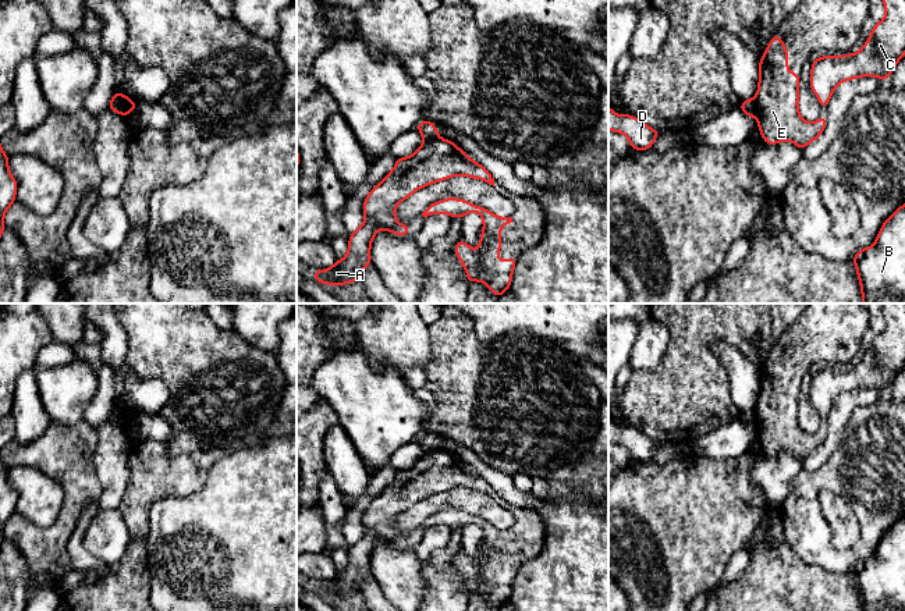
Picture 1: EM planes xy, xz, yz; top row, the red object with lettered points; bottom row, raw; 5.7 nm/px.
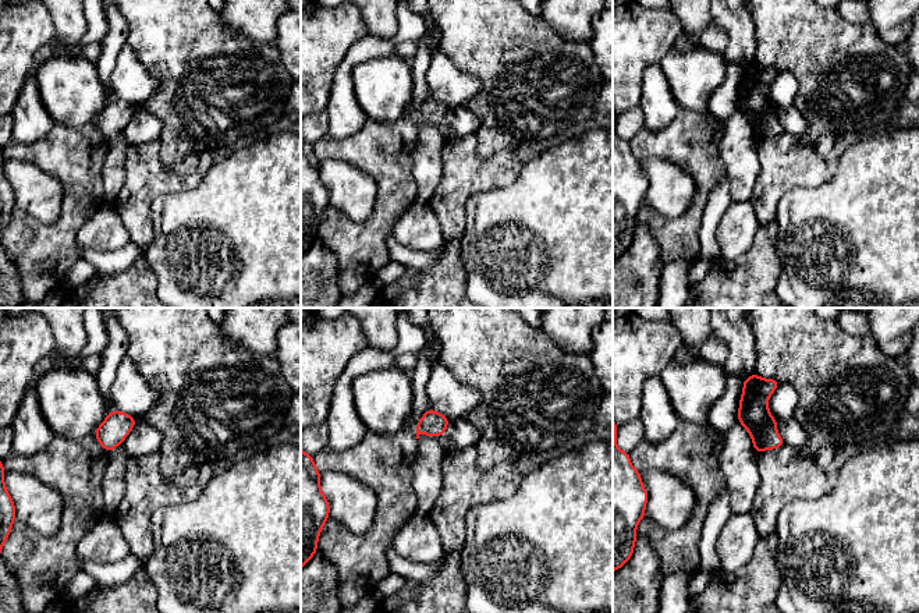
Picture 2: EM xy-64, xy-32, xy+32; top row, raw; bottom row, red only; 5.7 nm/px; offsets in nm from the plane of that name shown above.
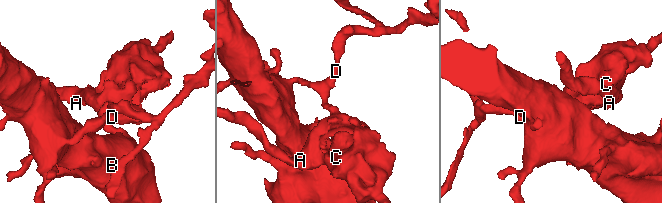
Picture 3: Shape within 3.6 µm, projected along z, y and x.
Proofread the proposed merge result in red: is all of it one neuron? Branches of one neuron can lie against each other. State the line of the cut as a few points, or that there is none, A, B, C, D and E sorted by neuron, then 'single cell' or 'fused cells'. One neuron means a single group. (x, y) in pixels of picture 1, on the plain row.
yz (753, 409), (756, 426) | A C E / B D | fused cells

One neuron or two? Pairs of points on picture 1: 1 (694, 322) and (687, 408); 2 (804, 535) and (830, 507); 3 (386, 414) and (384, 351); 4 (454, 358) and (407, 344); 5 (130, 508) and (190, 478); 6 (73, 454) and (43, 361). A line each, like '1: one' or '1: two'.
1: one
2: two
3: two
4: two
5: one
6: two

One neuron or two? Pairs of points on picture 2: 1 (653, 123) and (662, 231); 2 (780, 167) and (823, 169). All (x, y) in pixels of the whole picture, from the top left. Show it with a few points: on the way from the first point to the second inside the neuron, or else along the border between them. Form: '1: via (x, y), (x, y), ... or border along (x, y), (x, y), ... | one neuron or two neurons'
1: border along (680, 110), (659, 130), (643, 127) | two neurons
2: via (791, 167), (812, 169) | one neuron

